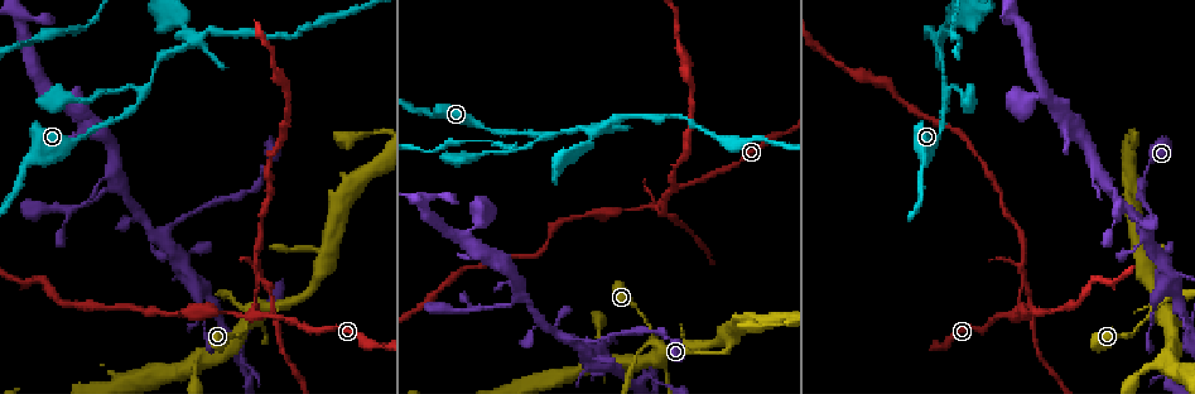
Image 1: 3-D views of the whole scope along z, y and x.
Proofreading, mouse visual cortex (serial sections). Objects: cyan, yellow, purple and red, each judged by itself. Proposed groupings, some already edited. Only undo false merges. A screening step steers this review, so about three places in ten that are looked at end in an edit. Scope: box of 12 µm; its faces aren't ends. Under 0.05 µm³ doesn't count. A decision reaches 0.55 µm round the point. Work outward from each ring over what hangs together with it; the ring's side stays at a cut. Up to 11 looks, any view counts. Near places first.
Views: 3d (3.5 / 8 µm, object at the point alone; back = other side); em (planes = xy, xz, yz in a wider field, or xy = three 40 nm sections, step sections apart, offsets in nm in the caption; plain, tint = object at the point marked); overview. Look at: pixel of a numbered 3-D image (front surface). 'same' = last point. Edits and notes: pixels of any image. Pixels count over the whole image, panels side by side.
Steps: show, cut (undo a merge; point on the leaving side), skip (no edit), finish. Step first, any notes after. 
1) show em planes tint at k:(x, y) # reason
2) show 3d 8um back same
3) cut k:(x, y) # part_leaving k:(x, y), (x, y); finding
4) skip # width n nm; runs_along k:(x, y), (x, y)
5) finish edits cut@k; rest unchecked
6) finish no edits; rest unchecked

show 3d 3.5um at 1:(1146, 232) # side arm on a straight run

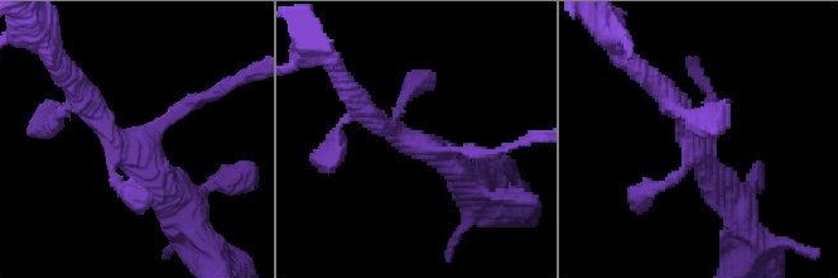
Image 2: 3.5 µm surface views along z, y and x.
show em planes tint at 2:(704, 140) # need the tissue

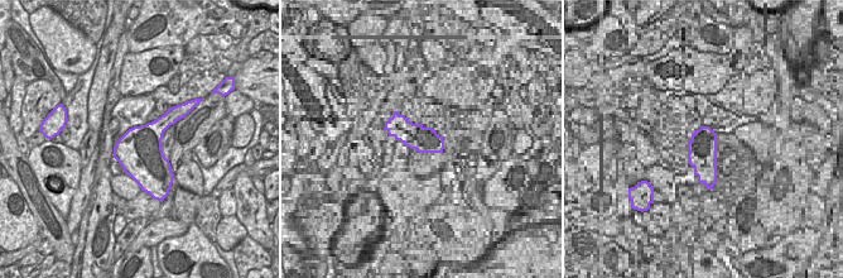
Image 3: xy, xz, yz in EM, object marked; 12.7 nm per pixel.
skip # runs_along 2:(491, 154), (424, 148), (362, 109); one cell here

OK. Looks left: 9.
show 3d 3.5um at 1:(619, 369) # sudden change in width

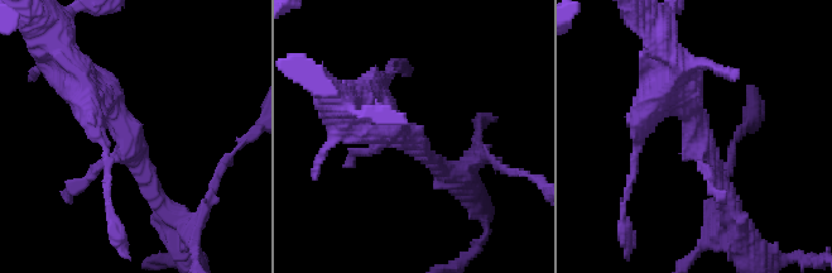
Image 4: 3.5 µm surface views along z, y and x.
show em xy step 5 tint at 4:(700, 138) # need the tissue

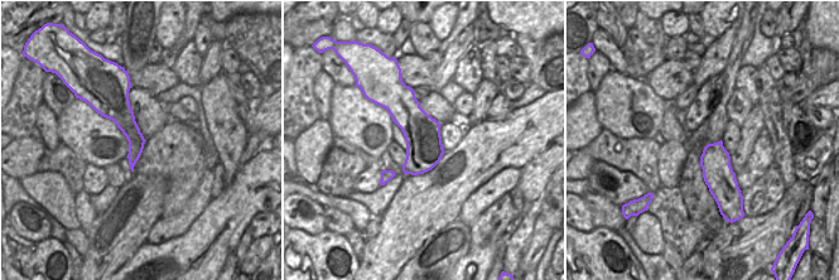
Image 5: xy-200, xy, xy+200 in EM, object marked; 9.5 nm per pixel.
skip # runs_along 4:(75, 73), (125, 124), (163, 206); one cell here

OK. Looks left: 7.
show 3d 3.5um back at 1:(62, 208)

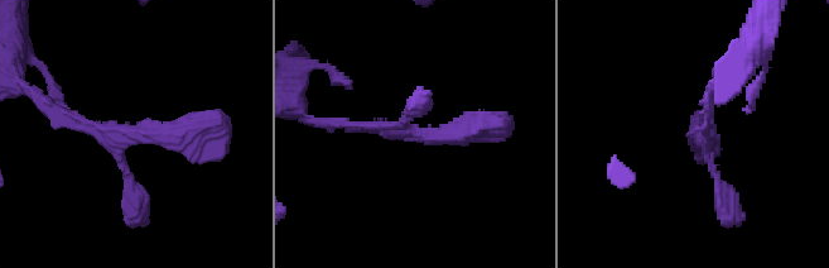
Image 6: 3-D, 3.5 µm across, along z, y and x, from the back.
show em planes plain at 6:(696, 139) # shape alone is not enough

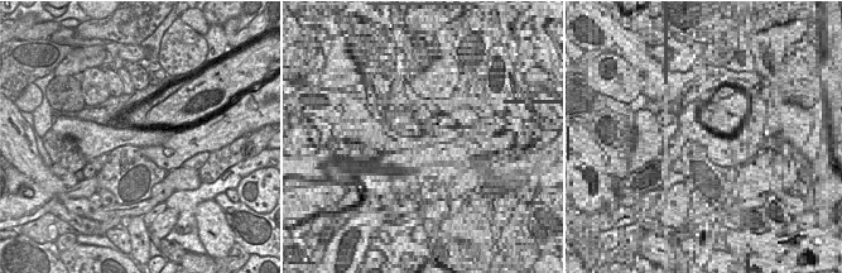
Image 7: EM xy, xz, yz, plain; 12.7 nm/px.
show em planes tint same

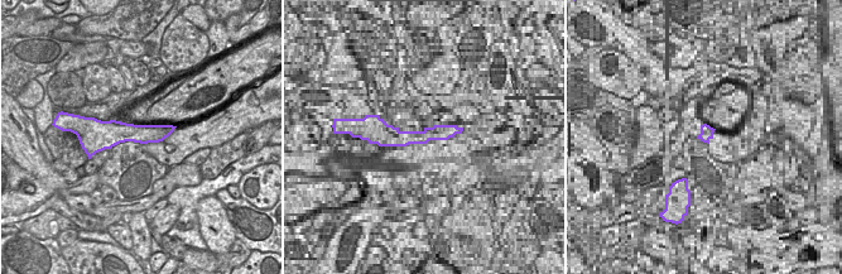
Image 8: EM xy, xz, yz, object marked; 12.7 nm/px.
skip # runs_along 6:(58, 113), (116, 137), (217, 125); one cell here

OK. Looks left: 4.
show 3d 3.5um at 1:(1026, 281) # side arm on a straight run

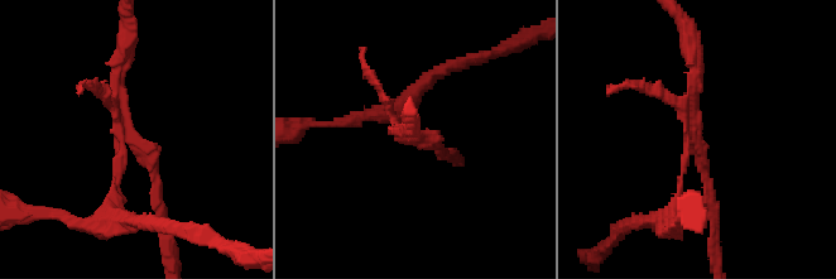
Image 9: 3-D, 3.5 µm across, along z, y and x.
show em xy step 3 tint at 9:(691, 145) # shape alone is not enough

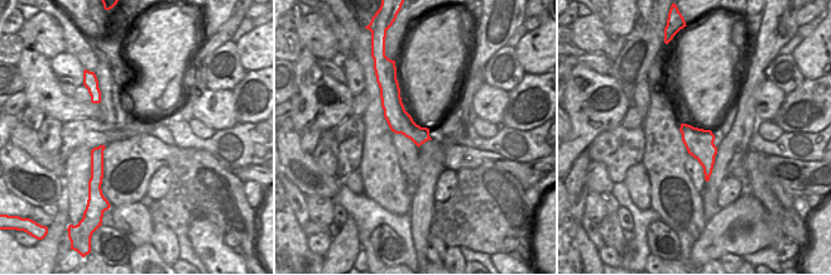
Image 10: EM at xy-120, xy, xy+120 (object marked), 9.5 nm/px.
cut 9:(126, 49) # part_leaving 9:(128, 135), (116, 89), (128, 30); a second cell is stuck on

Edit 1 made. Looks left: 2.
finish edits cut@9; rest unchecked

